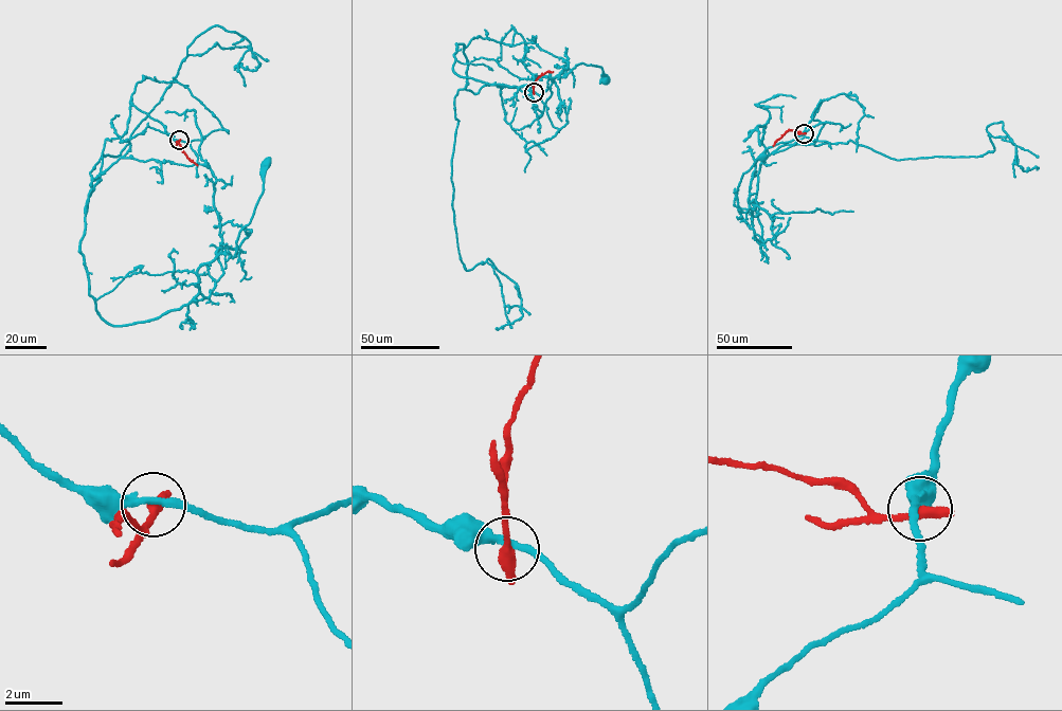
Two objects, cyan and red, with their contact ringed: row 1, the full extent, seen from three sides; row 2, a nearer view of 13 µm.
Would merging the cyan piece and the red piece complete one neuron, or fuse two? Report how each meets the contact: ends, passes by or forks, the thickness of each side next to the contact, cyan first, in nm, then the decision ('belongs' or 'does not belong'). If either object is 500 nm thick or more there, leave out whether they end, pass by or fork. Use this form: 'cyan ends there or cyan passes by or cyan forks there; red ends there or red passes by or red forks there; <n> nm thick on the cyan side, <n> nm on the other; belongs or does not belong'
cyan passes by; red ends there; 260 nm thick on the cyan side, 460 nm on the other; does not belong

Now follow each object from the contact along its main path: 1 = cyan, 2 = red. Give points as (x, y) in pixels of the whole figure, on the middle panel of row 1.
1: (534, 92), (467, 90), (456, 44), (456, 74), (490, 84), (564, 77), (582, 62), (605, 79)
2: (534, 92), (536, 79), (553, 72)

